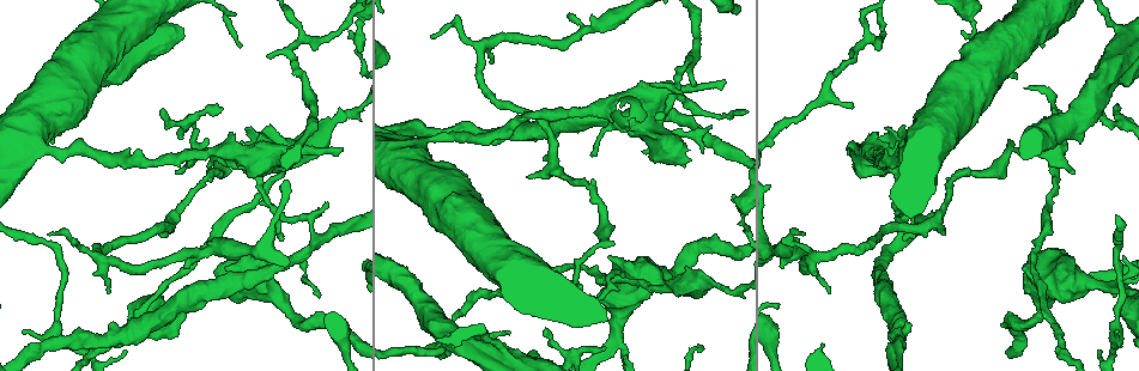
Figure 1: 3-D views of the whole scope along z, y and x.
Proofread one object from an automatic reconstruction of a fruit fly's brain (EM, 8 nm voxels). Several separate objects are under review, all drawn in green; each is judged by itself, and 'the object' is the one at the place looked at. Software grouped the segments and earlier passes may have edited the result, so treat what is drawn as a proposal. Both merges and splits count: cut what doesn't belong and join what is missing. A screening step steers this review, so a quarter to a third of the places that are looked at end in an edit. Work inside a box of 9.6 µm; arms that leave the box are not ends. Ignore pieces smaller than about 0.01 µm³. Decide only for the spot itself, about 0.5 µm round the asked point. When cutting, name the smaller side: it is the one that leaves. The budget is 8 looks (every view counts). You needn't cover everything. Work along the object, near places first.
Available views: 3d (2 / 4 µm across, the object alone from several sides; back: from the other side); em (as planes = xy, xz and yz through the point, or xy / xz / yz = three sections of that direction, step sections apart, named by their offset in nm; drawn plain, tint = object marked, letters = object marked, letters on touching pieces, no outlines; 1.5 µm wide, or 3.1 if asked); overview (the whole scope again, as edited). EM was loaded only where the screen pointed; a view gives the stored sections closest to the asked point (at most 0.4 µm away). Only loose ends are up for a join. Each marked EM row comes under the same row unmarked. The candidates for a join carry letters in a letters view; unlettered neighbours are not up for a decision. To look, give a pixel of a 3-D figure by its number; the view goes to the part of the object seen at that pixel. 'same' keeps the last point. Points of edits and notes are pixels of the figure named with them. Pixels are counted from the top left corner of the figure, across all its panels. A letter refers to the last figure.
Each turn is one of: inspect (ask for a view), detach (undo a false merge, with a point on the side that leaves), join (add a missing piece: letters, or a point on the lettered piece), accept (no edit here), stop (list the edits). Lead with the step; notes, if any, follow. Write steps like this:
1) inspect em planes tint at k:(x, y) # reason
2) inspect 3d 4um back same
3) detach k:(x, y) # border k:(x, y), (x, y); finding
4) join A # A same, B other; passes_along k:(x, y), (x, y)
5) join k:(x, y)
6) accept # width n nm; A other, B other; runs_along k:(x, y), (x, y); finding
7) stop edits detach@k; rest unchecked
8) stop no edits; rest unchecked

inspect em xy step 8 letters at 1:(617, 339) # thin arm on a thick one

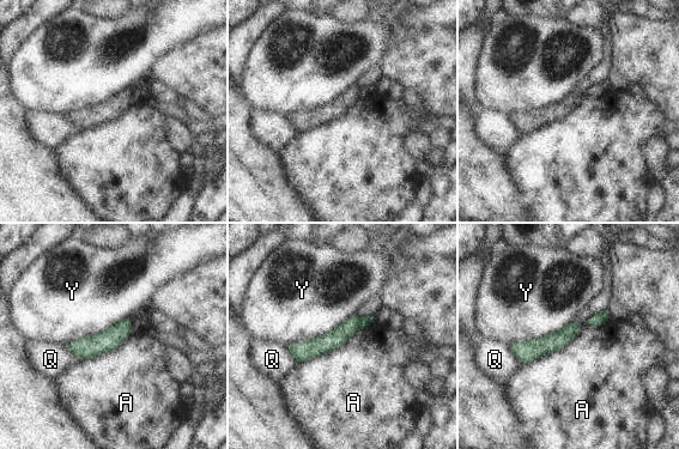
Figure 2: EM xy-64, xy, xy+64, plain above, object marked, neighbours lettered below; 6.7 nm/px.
detach 2:(364, 322) # width 140 nm; A other, Q other, Y other; two cells meet here

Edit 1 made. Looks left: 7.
inspect overview

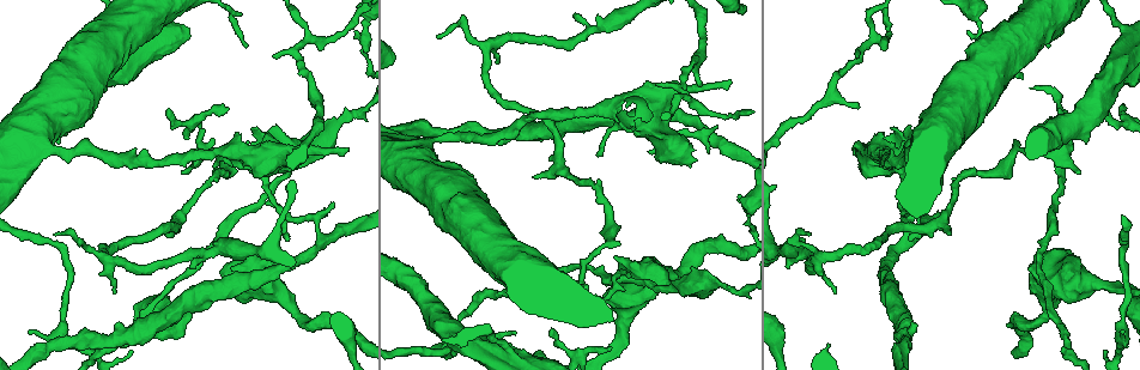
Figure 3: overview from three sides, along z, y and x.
inspect 3d 4um back at 3:(514, 331) # thin end

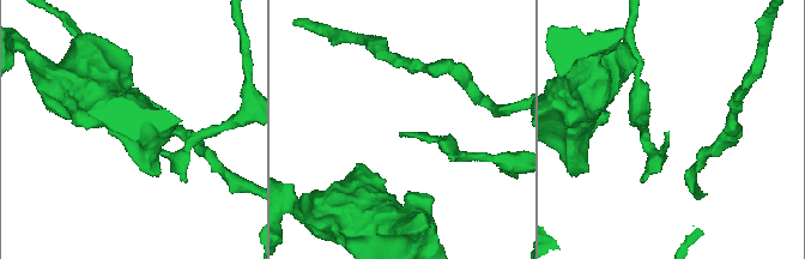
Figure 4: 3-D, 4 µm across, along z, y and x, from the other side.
inspect em xz step 8 letters at 4:(402, 133)

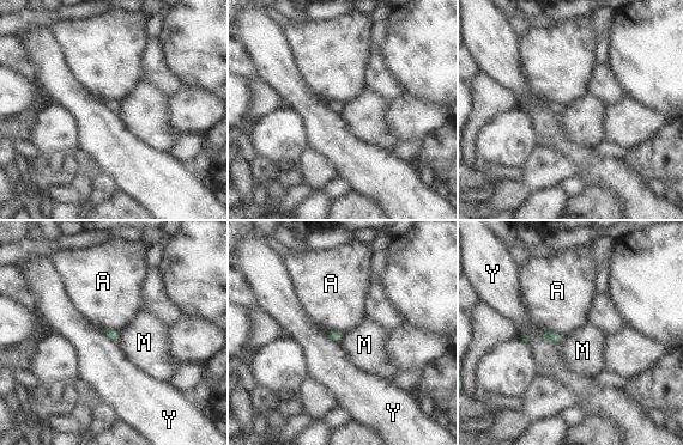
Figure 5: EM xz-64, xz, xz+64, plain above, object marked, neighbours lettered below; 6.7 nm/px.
accept # A other, M other, Y other; border 5:(543, 330), (564, 335); no lettered piece goes on from it

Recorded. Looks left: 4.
inspect 3d 4um at 3:(227, 107) # thin end

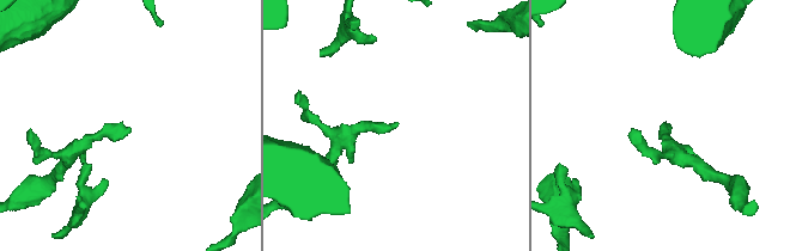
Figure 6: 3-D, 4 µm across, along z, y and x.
inspect em planes letters at 6:(129, 127) # now the EM

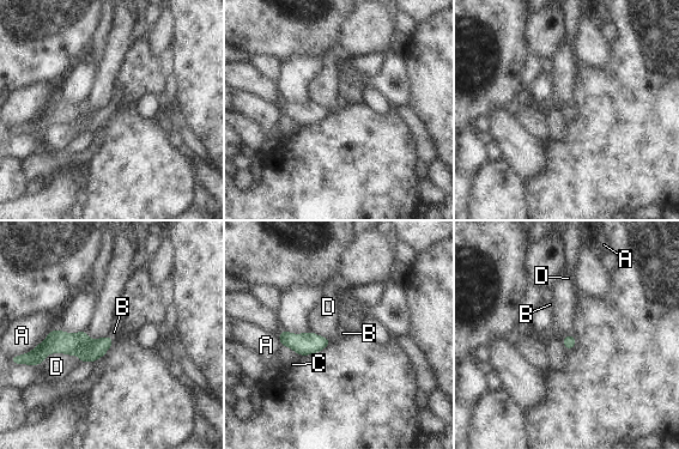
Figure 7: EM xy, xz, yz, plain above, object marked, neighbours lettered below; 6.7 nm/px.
join B # width 90 nm; A other, B same, C other, D other; the cell continues

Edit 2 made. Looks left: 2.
stop edits detach@2, join@7; rest unchecked

